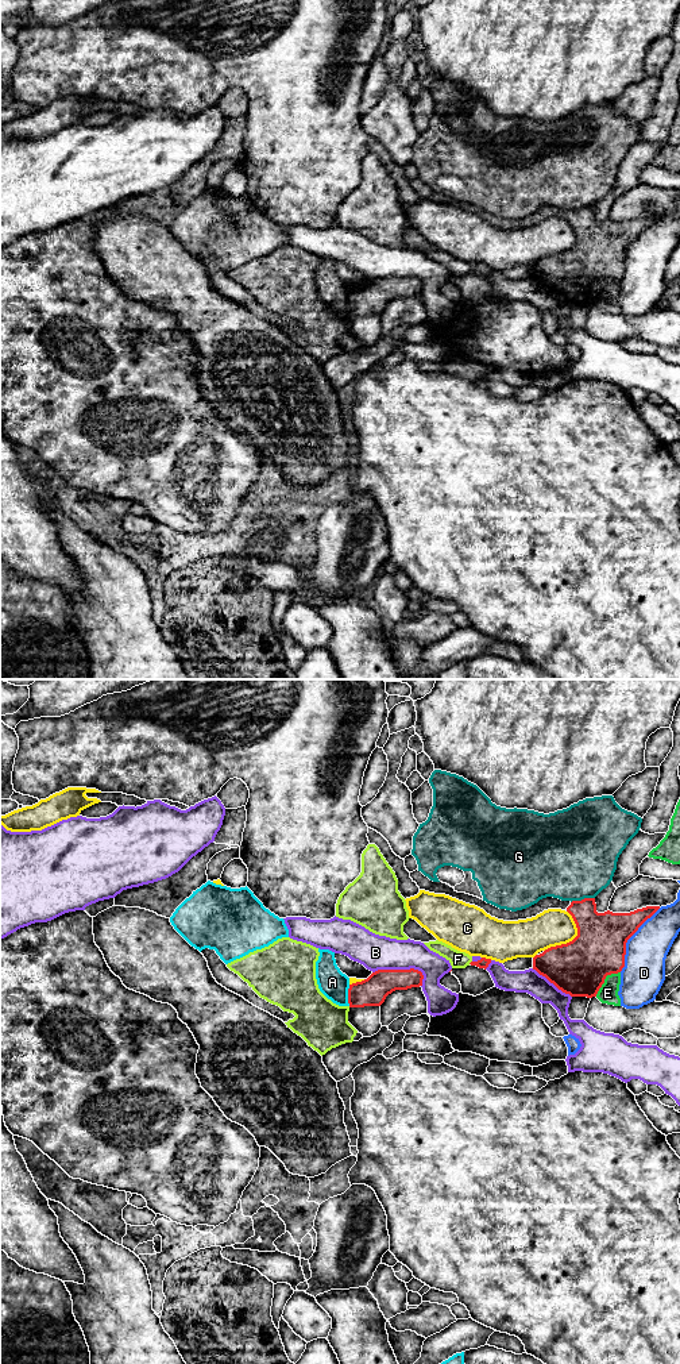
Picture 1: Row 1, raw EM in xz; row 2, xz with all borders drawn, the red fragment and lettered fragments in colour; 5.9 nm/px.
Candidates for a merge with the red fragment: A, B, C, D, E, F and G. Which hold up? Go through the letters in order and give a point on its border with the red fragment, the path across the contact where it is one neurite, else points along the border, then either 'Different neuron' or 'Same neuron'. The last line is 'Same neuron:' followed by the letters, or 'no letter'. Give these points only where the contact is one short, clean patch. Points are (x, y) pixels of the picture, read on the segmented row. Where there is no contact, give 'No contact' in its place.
A: Touches red at xz (348, 995). Boundary: xz (350, 985), (348, 1005). Different neuron
B: Touches red at xz (400, 970). Different neuron
C: Touches red at xz (574, 939). Different neuron
D: Touches red at xz (629, 937). Different neuron
E: Touches red at xz (605, 978). Different neuron
F: No contact. Different neuron
G: Touches red at xz (582, 900). Different neuron
Same neuron: no letter

